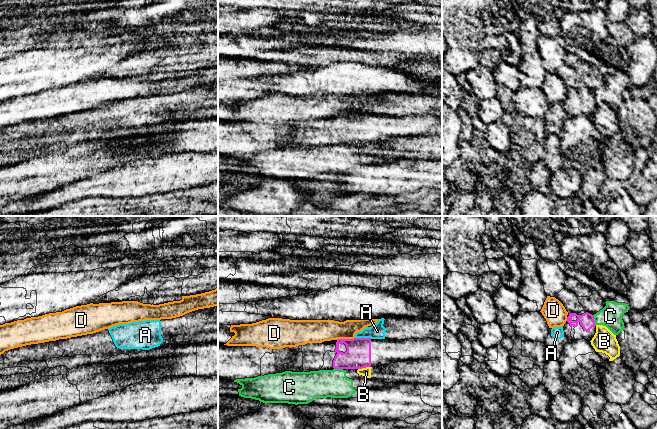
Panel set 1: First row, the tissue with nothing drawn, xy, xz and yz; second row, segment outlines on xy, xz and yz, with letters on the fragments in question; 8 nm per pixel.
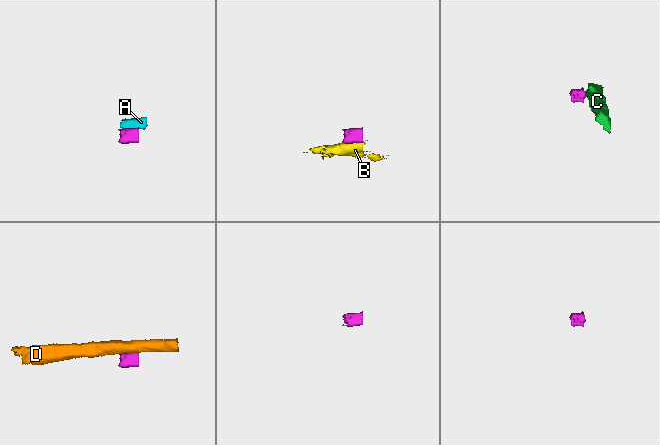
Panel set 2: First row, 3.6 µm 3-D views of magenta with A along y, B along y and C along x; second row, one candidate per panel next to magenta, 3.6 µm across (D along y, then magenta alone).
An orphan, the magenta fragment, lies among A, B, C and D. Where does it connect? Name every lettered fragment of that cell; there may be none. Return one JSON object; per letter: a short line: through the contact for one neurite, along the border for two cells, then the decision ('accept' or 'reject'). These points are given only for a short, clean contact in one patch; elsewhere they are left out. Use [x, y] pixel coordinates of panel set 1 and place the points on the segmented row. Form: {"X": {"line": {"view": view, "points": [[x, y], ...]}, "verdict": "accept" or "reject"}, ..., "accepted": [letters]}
{"A": {"line": {"view": "xz", "points": [[355, 337], [371, 338]]}, "verdict": "reject"}, "B": {"line": {"view": "xz", "points": [[370, 366], [358, 369]]}, "verdict": "reject"}, "C": {"line": {"view": "yz", "points": [[592, 315], [596, 324]]}, "verdict": "reject"}, "D": {"line": {"view": "xz", "points": [[354, 337], [336, 339]]}, "verdict": "reject"}, "accepted": []}

